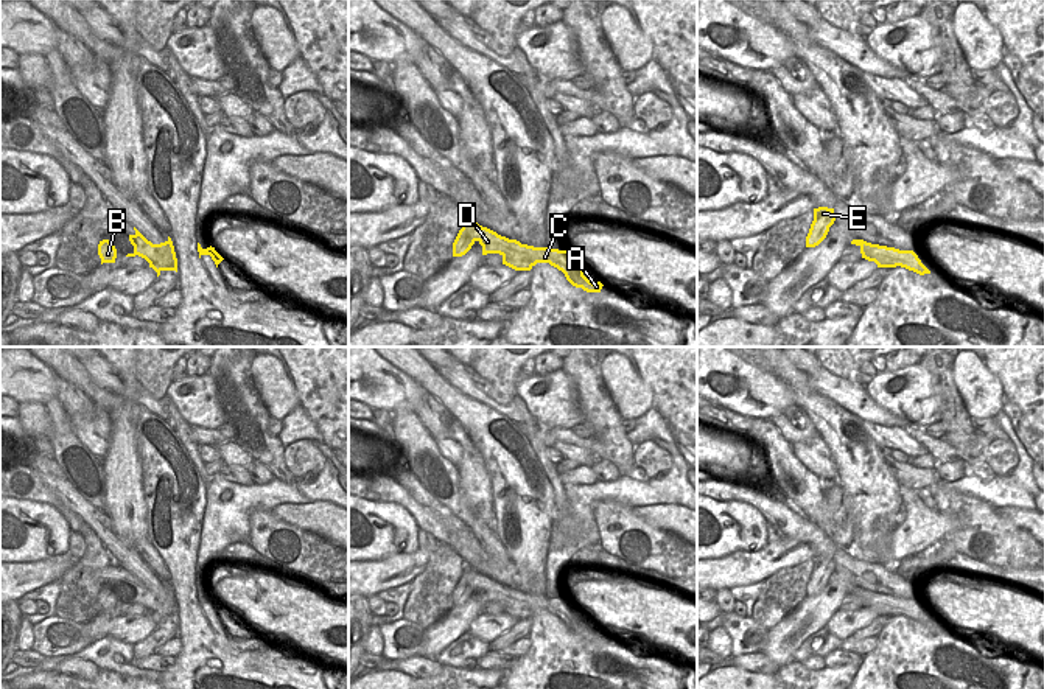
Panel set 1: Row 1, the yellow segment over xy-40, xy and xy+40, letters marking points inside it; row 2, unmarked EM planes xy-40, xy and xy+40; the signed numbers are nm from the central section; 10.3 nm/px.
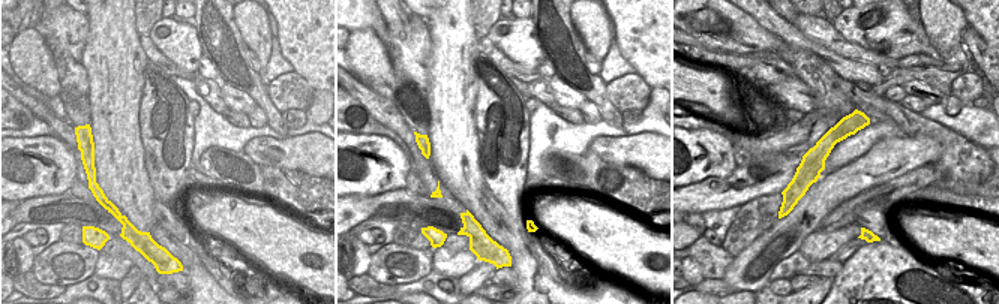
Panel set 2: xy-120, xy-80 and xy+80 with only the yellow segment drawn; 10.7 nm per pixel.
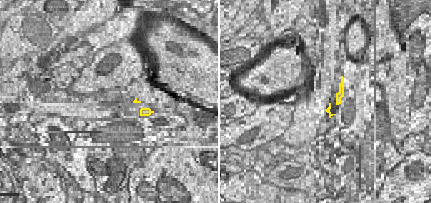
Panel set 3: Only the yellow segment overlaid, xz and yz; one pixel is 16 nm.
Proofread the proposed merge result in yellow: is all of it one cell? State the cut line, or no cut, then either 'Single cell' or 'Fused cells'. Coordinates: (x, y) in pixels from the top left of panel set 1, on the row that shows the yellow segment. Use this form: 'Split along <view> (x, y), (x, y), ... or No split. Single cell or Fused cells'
Split along xy (472, 221), (469, 235), (473, 243). Fused cells.

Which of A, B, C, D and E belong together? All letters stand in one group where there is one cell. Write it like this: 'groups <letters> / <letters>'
groups A C D / B E

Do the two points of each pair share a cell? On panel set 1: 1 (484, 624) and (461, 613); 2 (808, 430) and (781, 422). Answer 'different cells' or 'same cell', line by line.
1: different cells
2: same cell

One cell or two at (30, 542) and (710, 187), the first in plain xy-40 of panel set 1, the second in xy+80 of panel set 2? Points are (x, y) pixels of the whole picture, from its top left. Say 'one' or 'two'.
two

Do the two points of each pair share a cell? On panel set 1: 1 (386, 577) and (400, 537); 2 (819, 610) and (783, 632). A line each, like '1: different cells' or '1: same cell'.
1: different cells
2: same cell

